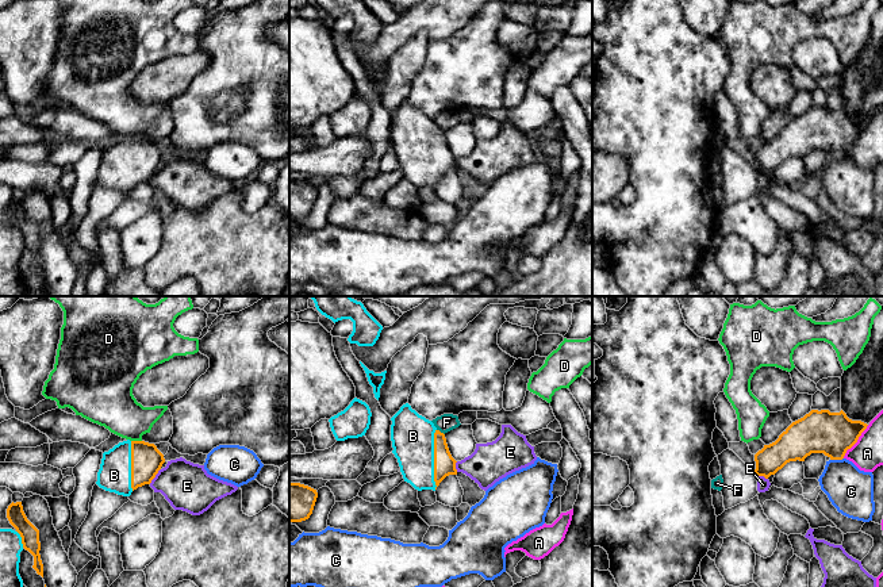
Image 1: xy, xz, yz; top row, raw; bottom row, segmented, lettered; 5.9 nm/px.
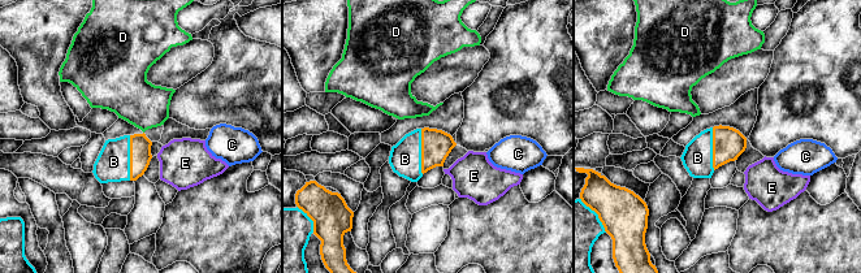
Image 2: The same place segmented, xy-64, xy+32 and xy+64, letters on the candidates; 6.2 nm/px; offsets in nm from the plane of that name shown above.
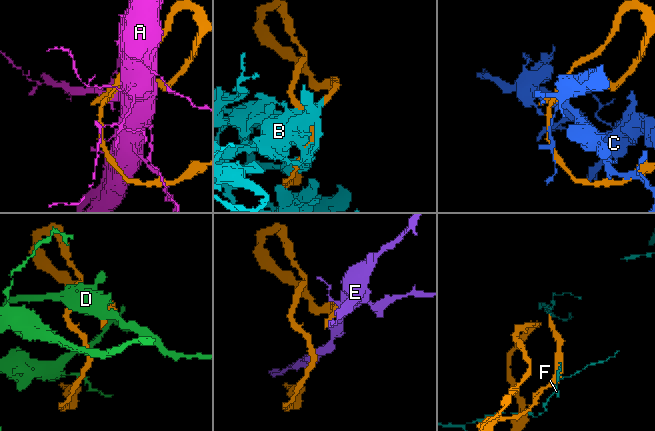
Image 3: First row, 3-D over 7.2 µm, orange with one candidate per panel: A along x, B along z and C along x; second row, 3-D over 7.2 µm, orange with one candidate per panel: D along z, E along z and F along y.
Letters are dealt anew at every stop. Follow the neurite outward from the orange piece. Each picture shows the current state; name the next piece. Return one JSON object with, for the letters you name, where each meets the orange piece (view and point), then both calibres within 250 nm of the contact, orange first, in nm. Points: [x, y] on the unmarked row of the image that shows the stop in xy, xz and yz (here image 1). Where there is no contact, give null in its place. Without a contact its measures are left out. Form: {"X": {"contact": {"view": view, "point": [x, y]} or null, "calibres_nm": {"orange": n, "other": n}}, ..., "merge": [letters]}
{"B": {"contact": {"view": "xz", "point": [434, 156]}, "calibres_nm": {"orange": 130, "other": 260}}, "merge": ["B"]}

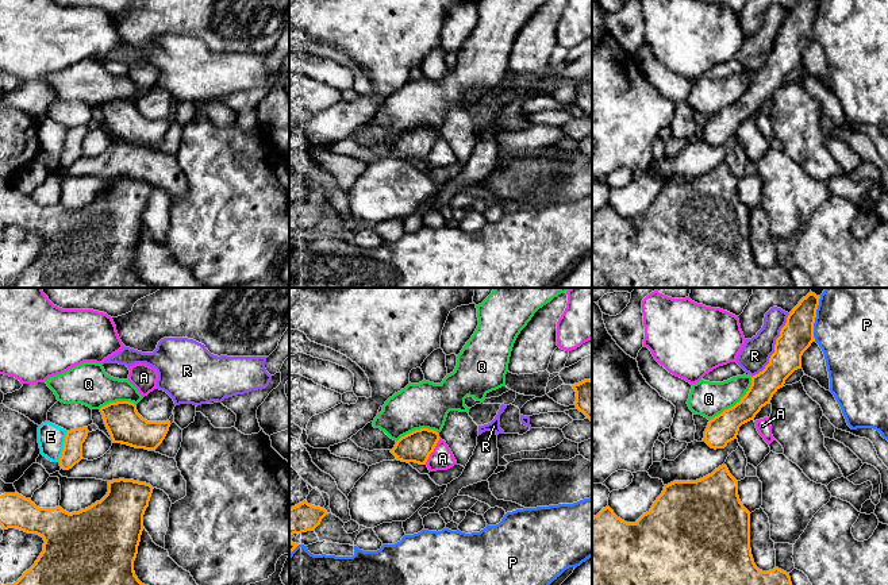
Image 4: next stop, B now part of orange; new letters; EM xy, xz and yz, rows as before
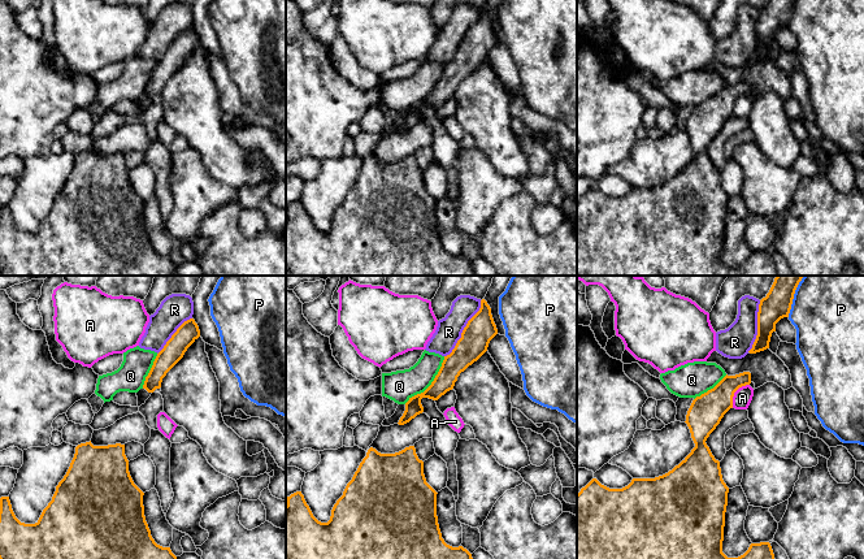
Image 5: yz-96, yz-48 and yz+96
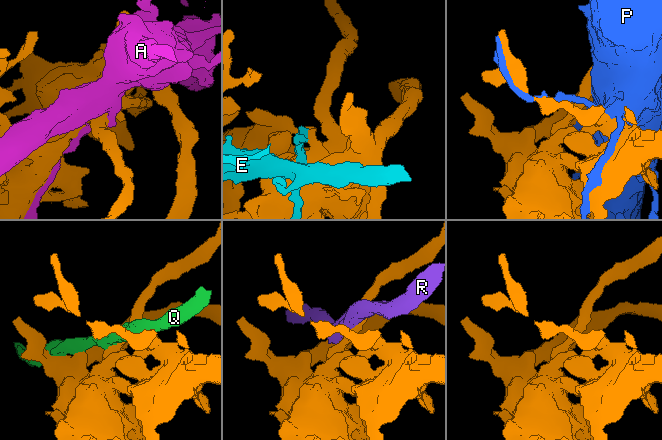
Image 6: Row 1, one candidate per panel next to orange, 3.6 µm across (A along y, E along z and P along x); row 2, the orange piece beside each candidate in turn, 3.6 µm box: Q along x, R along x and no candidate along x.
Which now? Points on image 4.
{"merge": []}

